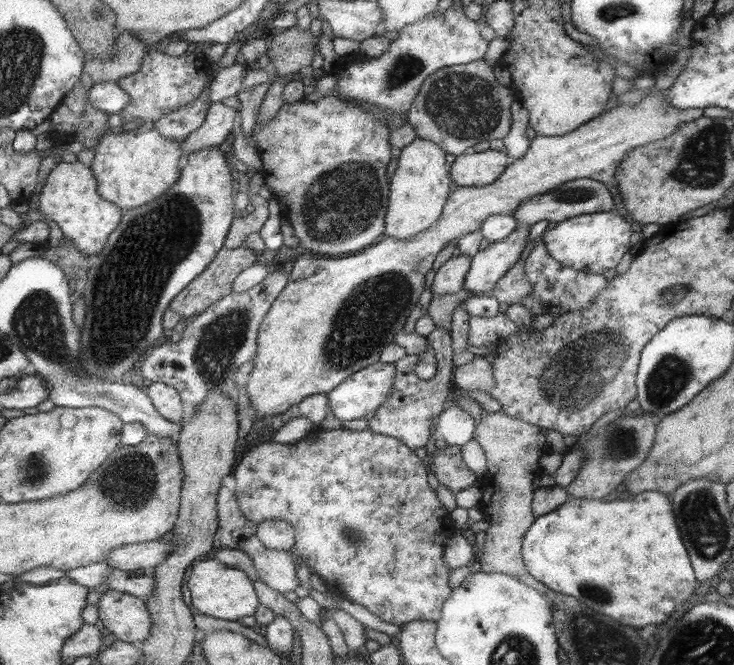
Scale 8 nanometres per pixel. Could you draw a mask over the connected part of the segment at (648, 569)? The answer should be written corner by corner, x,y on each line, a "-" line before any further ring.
646,491
627,500
571,498
556,511
538,516
528,528
521,547
524,564
534,579
546,587
578,598
592,610
626,626
644,628
664,622
696,588
694,570
680,538
672,506
666,494

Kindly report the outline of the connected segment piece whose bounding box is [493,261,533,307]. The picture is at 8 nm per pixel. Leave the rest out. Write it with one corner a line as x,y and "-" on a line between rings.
519,261
494,287
494,296
498,302
506,302
519,307
528,294
532,293
532,284
525,274
525,262

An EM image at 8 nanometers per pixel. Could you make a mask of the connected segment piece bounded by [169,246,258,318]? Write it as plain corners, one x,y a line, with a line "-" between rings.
240,246
234,249
221,248
217,252
217,256
213,263
202,272
192,283
190,283
184,291
181,292
173,302
169,304
169,309
178,312
182,317
188,318
189,316
200,315
206,311
217,300
228,296
233,292
234,281
241,275
246,268
253,267
257,263
257,252
252,249

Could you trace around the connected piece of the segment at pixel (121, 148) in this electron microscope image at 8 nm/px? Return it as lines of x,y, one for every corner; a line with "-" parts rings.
153,125
130,126
117,133
108,134
94,147
94,151
95,156
91,168
93,176
97,179
97,192
106,201
117,205
124,211
140,208
165,195
181,177
181,168
184,162
181,154
181,143
169,137
162,137

